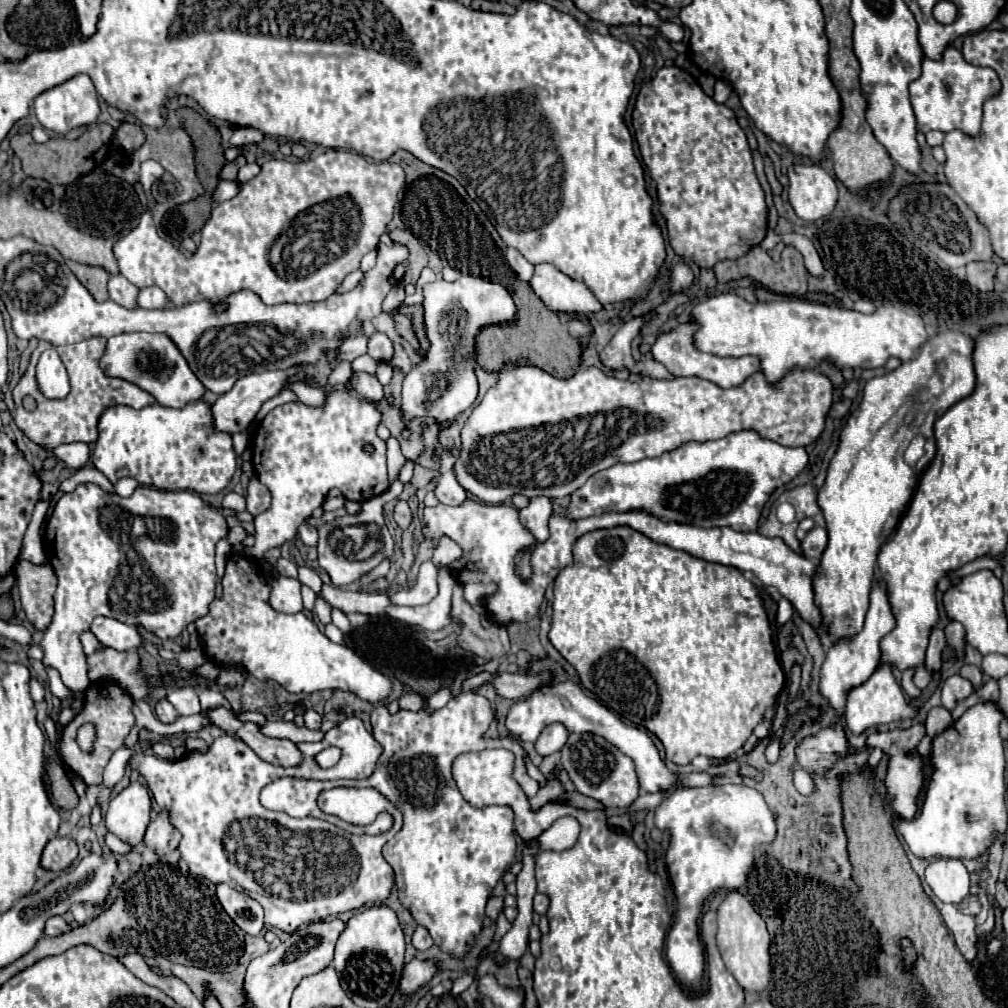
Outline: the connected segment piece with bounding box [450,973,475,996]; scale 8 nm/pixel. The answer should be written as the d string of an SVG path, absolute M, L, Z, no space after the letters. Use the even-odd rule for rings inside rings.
M466 973L462 977L458 978L452 984L450 993L453 996L460 995L475 981L475 975L473 973Z

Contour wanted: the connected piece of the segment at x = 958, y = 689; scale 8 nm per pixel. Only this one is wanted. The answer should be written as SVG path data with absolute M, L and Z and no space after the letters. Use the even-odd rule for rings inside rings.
M950 676L942 686L942 706L946 710L954 710L958 702L972 694L972 684L962 676Z

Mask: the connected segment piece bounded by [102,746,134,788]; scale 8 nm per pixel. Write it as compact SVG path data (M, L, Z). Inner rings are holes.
M122 746L120 750L116 750L116 752L112 754L108 766L104 768L104 780L102 780L102 786L104 786L104 788L114 788L114 786L122 780L122 776L124 776L124 768L126 768L126 762L130 760L132 752L134 752L132 748Z

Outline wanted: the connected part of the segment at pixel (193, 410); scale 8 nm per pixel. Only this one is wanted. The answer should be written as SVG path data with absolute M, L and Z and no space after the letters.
M204 400L188 402L184 408L168 408L160 404L150 404L140 410L134 410L130 406L110 406L102 412L98 420L98 432L100 436L92 452L92 462L110 482L130 476L140 486L160 490L194 490L198 494L218 494L230 484L236 472L238 454L232 444L232 434L220 432L212 426L212 404Z

